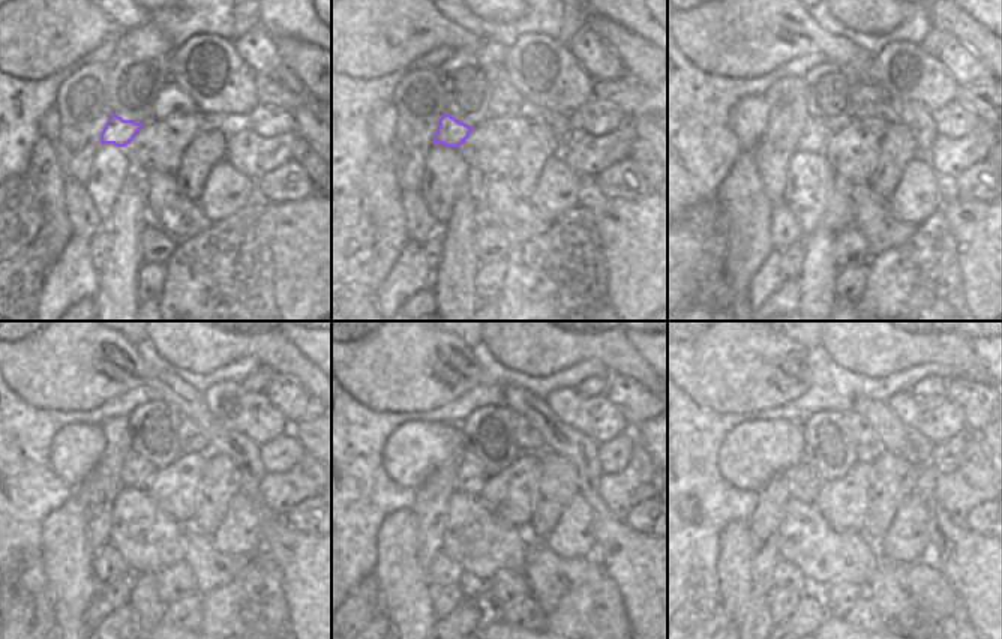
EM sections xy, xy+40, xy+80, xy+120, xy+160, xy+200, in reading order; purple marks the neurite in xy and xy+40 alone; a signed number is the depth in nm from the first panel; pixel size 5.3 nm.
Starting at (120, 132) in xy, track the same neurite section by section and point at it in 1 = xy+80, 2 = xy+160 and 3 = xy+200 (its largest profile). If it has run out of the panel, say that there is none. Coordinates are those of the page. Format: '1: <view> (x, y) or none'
1: xy+80 (813, 135)
2: xy+160 (471, 476)
3: xy+200 (803, 480)

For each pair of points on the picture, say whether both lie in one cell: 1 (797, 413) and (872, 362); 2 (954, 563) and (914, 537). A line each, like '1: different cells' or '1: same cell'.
1: different cells
2: different cells

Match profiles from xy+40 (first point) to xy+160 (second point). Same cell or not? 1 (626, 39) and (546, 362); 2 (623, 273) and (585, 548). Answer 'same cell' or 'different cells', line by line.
1: same cell
2: different cells

